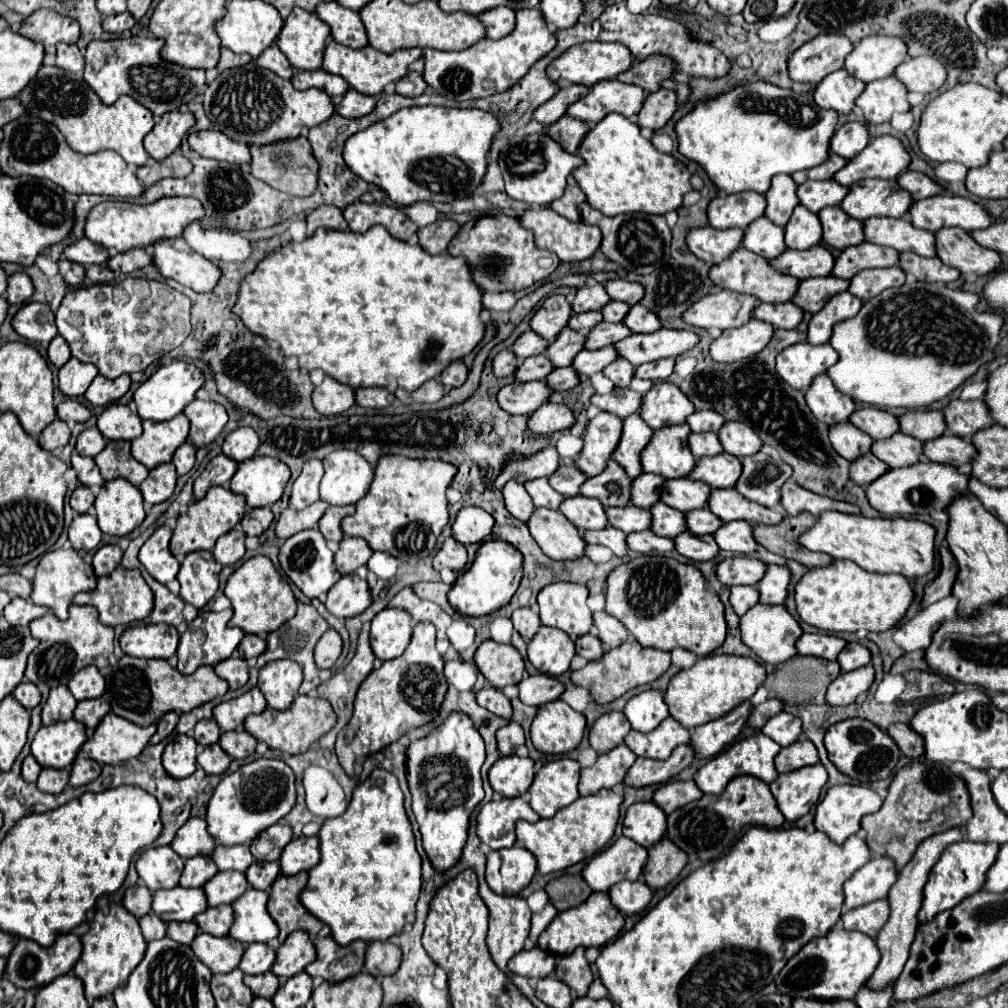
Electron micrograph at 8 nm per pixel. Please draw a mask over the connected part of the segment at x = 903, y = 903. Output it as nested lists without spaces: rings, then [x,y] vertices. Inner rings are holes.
[[[952,827],[952,829],[946,829],[946,831],[942,831],[942,833],[936,833],[936,835],[928,837],[928,839],[924,839],[924,843],[916,849],[912,861],[898,873],[898,881],[896,881],[896,885],[892,885],[892,889],[890,889],[890,893],[888,893],[890,919],[888,919],[888,923],[884,925],[884,929],[880,931],[880,935],[876,937],[878,949],[880,949],[880,953],[882,953],[882,959],[880,959],[876,971],[874,971],[872,977],[866,981],[864,987],[874,989],[874,991],[882,991],[882,989],[886,989],[888,985],[892,985],[892,983],[900,977],[900,973],[902,973],[902,969],[904,969],[904,965],[906,965],[906,961],[908,961],[908,955],[910,955],[910,945],[912,945],[914,935],[916,935],[918,911],[920,911],[920,905],[922,905],[922,889],[924,889],[924,885],[926,885],[926,877],[928,877],[932,865],[938,861],[940,853],[942,853],[948,845],[952,845],[952,843],[956,843],[956,841],[962,841],[962,831],[960,831],[960,827]]]

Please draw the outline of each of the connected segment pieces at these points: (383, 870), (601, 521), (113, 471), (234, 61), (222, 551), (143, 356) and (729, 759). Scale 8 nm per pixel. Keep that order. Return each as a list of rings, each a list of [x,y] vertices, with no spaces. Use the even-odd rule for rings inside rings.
[[[384,769],[372,771],[372,775],[354,789],[346,813],[336,819],[326,819],[318,837],[322,859],[310,869],[308,885],[300,897],[304,907],[332,929],[332,937],[338,945],[348,945],[356,939],[366,943],[388,941],[392,935],[402,933],[406,923],[414,923],[416,899],[422,885],[422,861],[404,809],[404,793],[392,773]]]
[[[584,495],[566,497],[560,503],[560,513],[566,515],[580,531],[582,529],[604,529],[608,525],[604,507],[600,501],[594,501]]]
[[[108,441],[104,451],[98,453],[94,457],[94,461],[106,481],[116,479],[116,477],[124,477],[132,485],[138,487],[150,473],[142,463],[138,463],[132,457],[130,441]]]
[[[220,49],[220,61],[218,61],[218,73],[222,73],[224,69],[230,69],[230,67],[238,67],[238,65],[244,65],[248,63],[252,57],[250,55],[236,55],[232,53],[230,49]]]
[[[232,529],[228,531],[224,537],[220,537],[220,541],[216,541],[216,547],[212,551],[214,559],[222,565],[234,565],[236,561],[242,559],[246,547],[244,547],[244,531],[242,529]]]
[[[128,277],[120,283],[96,283],[70,289],[56,311],[58,333],[70,345],[72,357],[94,363],[106,379],[146,369],[190,335],[190,301],[168,283]]]
[[[754,733],[748,739],[740,739],[734,745],[730,745],[726,751],[722,751],[720,755],[716,755],[714,759],[710,759],[696,775],[694,781],[696,785],[710,795],[720,795],[724,791],[724,787],[728,785],[730,779],[738,777],[738,775],[754,775],[758,779],[762,779],[764,783],[772,783],[778,777],[778,771],[774,767],[774,757],[778,755],[780,745],[776,741],[772,741],[770,737],[766,737],[764,733]]]

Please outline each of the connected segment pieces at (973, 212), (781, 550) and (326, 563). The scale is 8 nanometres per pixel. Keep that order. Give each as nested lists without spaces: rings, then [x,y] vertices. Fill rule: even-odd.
[[[936,195],[916,201],[910,207],[908,215],[914,227],[932,233],[942,227],[962,227],[970,233],[976,229],[986,229],[992,223],[982,205],[956,195]]]
[[[806,511],[800,515],[786,515],[778,525],[752,525],[752,535],[758,545],[766,547],[772,553],[794,559],[804,567],[824,567],[832,563],[830,555],[804,549],[798,543],[798,535],[802,533],[802,529],[808,529],[810,525],[814,525],[814,521],[816,517]]]
[[[308,529],[308,531],[300,531],[296,533],[292,539],[286,539],[284,545],[280,547],[280,567],[286,573],[286,577],[310,599],[320,597],[322,593],[326,593],[342,575],[336,571],[334,561],[332,561],[334,553],[328,549],[324,535],[318,529]]]

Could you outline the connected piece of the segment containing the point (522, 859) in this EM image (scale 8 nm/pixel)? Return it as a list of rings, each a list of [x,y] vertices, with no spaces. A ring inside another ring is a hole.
[[[522,847],[488,853],[486,881],[498,895],[518,895],[536,873],[536,857]]]

